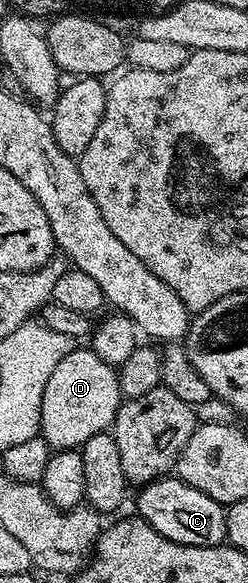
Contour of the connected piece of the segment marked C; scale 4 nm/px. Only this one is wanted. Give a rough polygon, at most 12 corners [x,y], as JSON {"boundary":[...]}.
{"boundary":[[176,476],[136,493],[136,513],[188,546],[226,541],[226,507]]}

